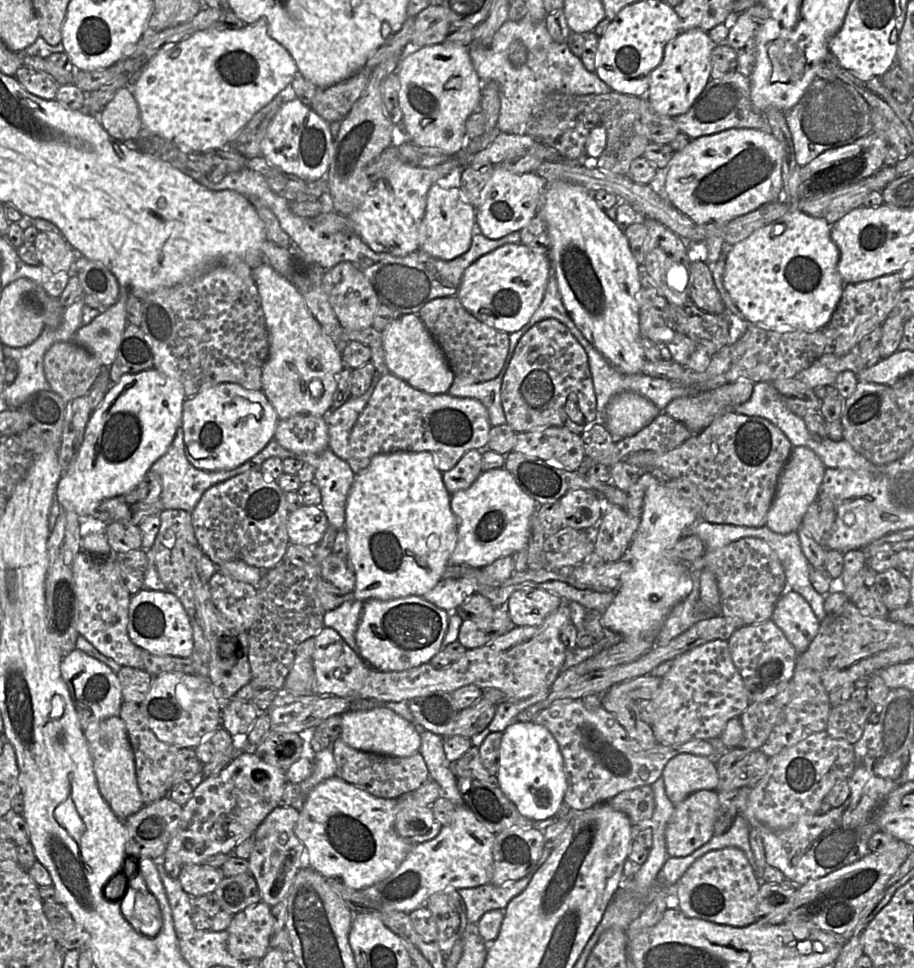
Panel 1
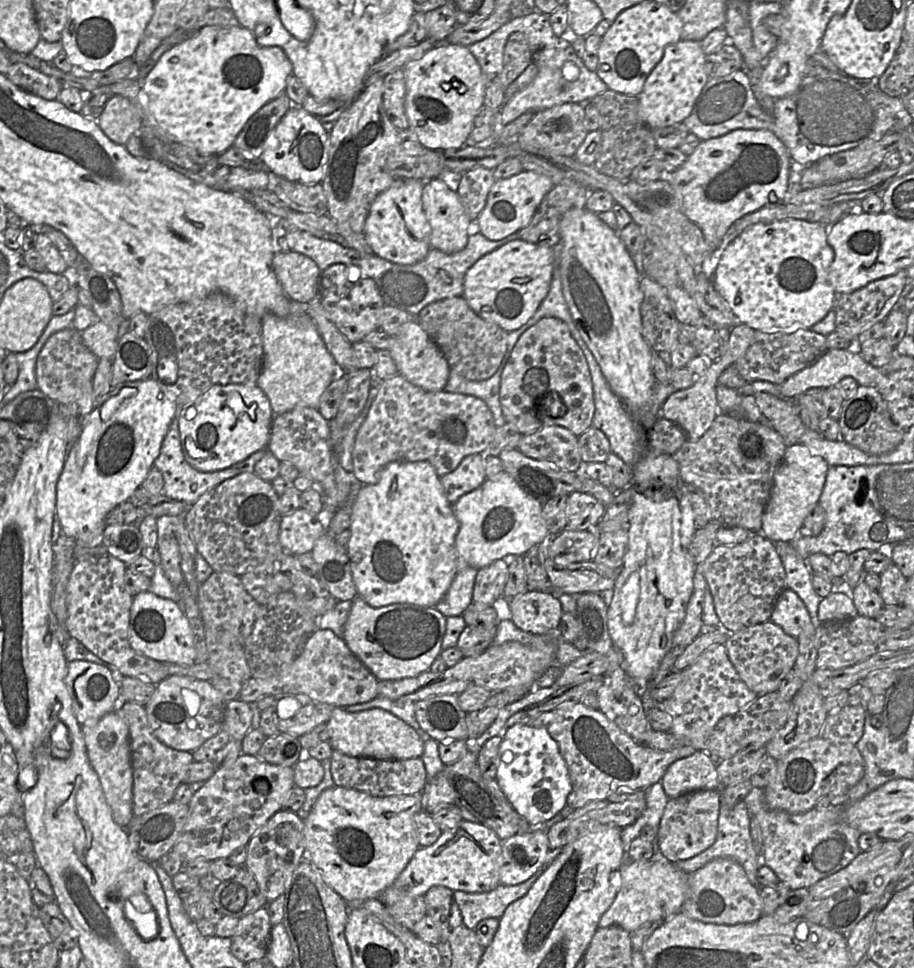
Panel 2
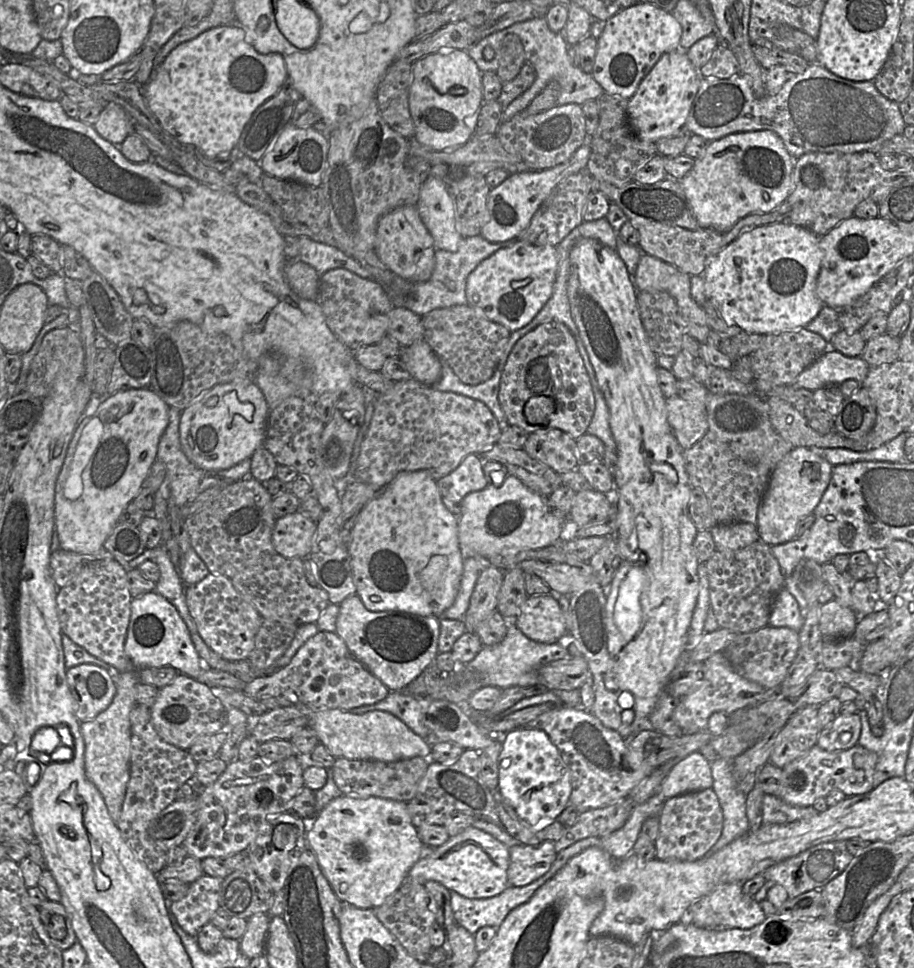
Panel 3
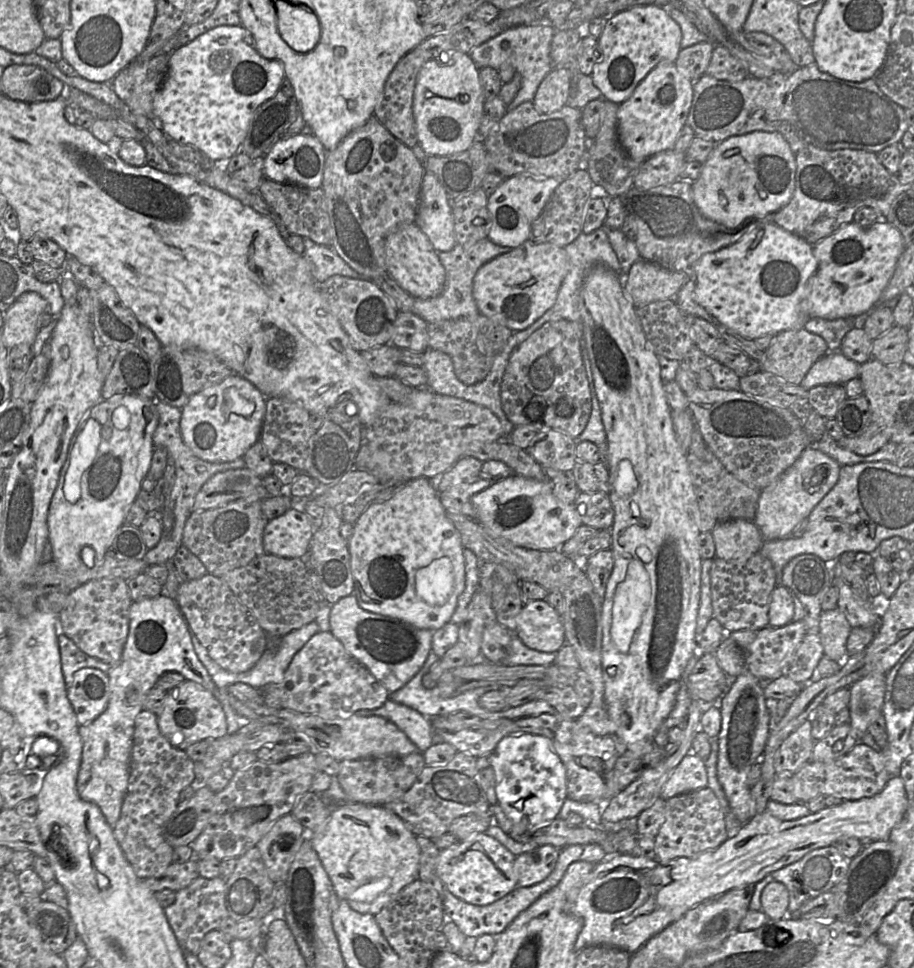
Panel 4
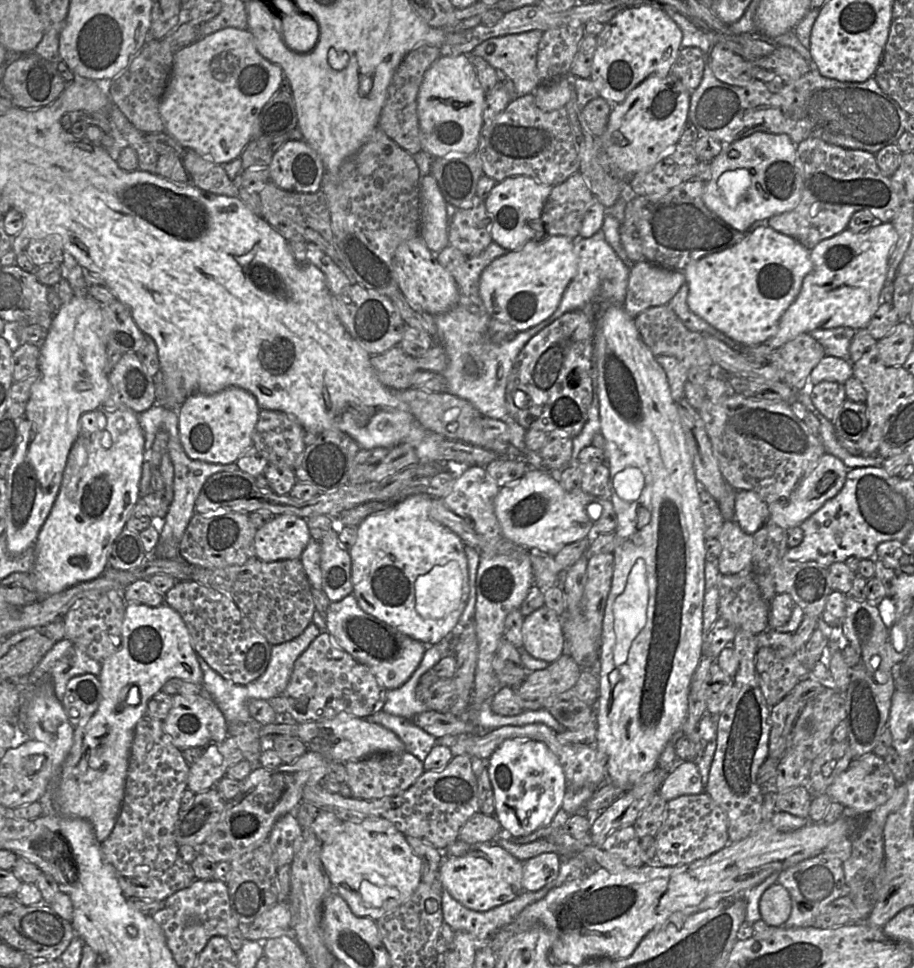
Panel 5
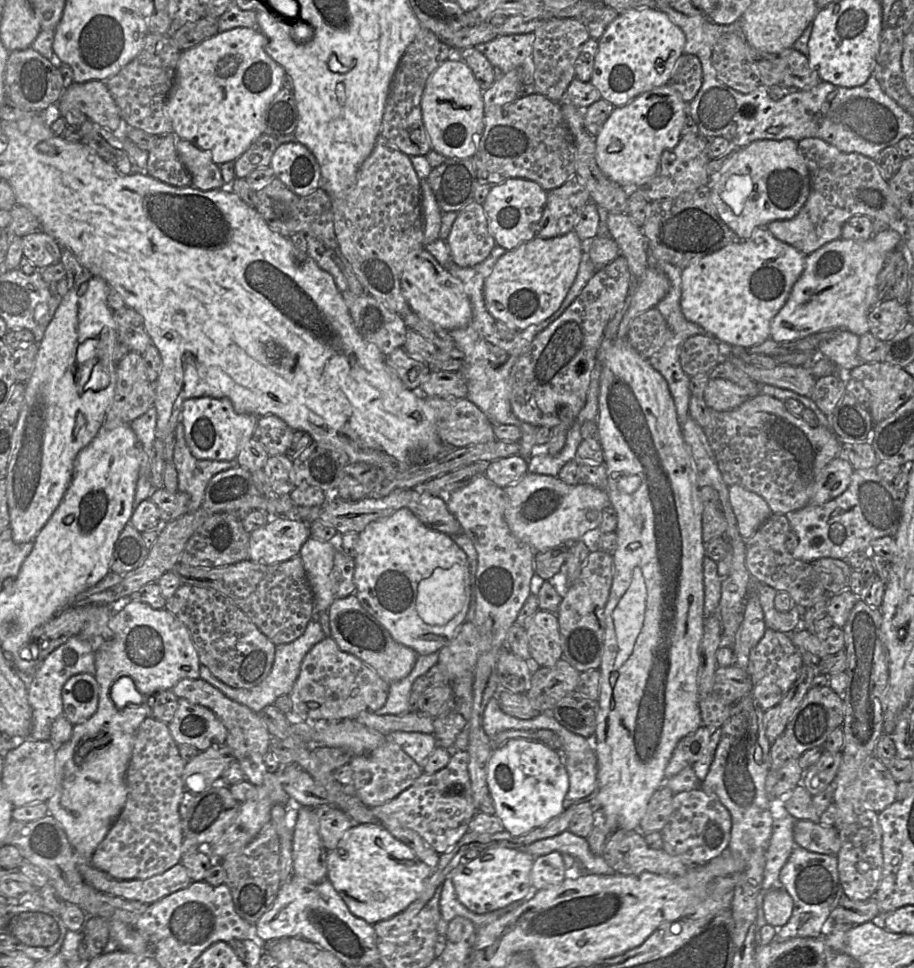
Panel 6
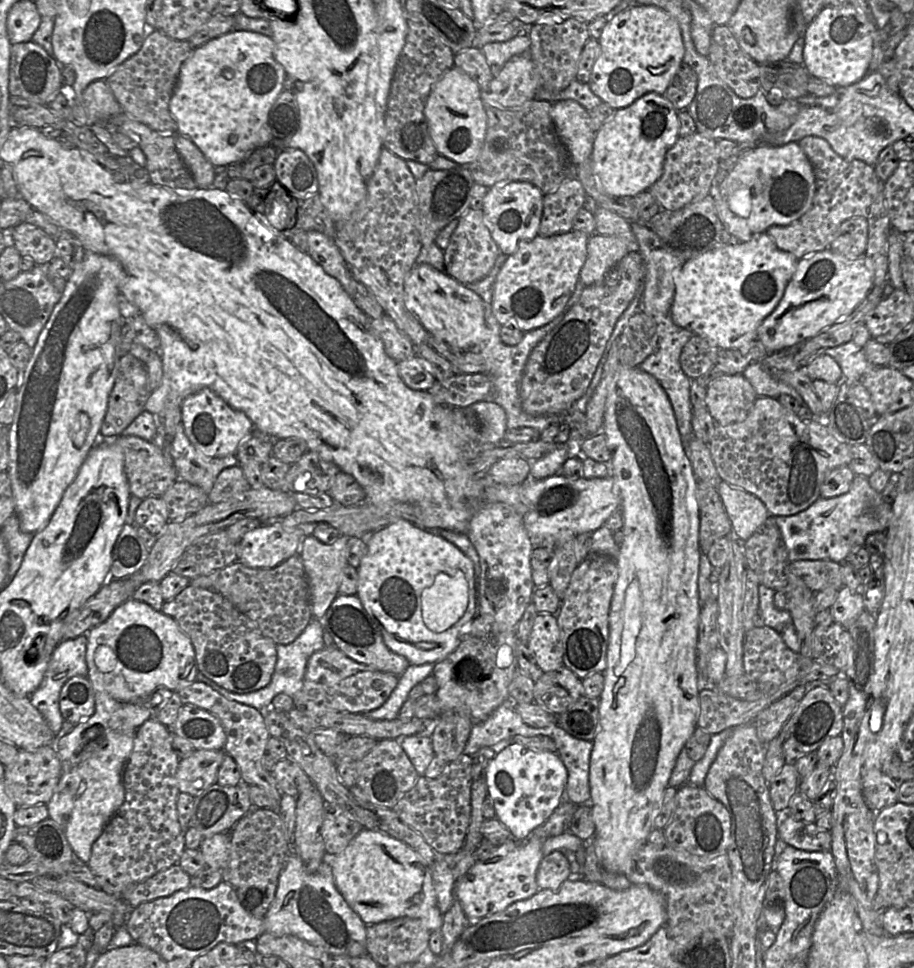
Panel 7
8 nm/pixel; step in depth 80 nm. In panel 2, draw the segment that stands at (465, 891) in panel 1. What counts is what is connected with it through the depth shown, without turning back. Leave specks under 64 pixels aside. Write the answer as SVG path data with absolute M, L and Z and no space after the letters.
M563 848L549 850L545 863L532 877L523 883L513 886L500 884L494 890L483 893L454 891L454 899L461 910L463 925L475 930L479 922L486 918L500 919L511 903L527 894L532 885L553 863L562 850Z

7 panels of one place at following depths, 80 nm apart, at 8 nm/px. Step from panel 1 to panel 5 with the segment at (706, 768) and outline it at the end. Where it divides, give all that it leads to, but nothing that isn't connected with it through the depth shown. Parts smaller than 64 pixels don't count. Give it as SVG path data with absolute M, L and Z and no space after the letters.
M695 761L679 762L666 776L658 791L667 802L680 796L702 792L704 785Z

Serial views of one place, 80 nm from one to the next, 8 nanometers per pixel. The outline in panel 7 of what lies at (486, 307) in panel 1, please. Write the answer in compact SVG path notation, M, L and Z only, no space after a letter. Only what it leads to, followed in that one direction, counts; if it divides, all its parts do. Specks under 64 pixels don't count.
M577 230L554 236L537 235L530 242L522 243L514 254L507 256L497 274L493 289L492 309L498 322L502 326L513 326L527 332L546 325L559 315L580 280L580 272L587 257L589 237L590 235Z

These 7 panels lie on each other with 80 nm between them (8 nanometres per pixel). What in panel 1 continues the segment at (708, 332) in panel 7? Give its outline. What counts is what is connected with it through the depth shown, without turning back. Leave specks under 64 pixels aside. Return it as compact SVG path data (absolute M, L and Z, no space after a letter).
M790 207L781 218L732 246L726 257L723 285L748 322L777 331L812 332L827 327L846 285L838 272L840 252L830 236L832 226L822 218Z

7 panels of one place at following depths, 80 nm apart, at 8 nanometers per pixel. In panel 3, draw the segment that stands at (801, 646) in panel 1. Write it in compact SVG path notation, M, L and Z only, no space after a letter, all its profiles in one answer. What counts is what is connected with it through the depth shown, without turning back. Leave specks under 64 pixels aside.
M783 587L776 595L769 625L774 627L788 627L799 632L804 624L804 616L796 598Z

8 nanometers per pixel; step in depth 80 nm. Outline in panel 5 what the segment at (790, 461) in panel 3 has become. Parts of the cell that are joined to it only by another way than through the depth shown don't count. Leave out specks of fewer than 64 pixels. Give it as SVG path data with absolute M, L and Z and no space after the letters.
M824 453L816 467L797 485L787 502L768 504L769 520L787 531L800 525L829 499L835 497L844 486L848 468L834 455Z

